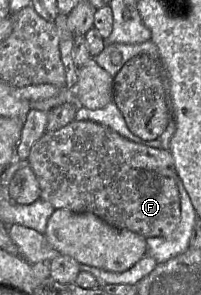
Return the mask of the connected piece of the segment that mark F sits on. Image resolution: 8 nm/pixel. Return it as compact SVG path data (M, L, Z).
M74 120L58 130L45 133L31 148L27 161L38 179L40 197L51 203L54 209L92 213L117 229L132 231L145 239L170 236L179 224L181 210L177 179L180 178L168 149L130 141L94 121Z

